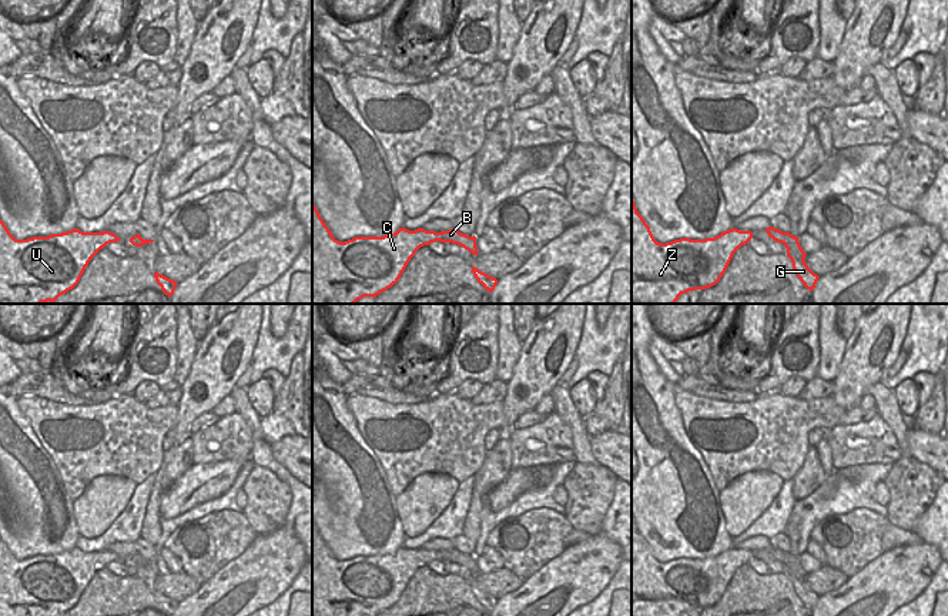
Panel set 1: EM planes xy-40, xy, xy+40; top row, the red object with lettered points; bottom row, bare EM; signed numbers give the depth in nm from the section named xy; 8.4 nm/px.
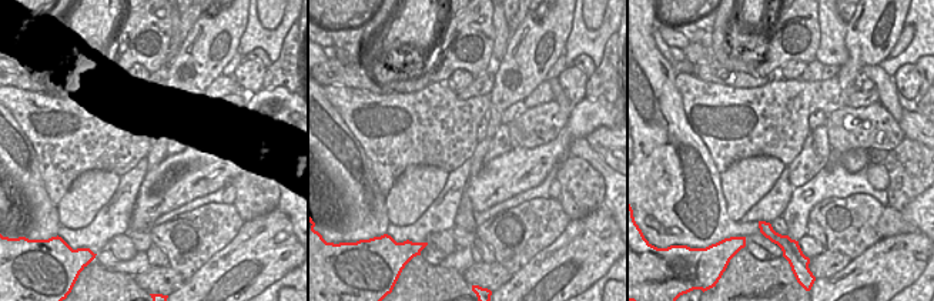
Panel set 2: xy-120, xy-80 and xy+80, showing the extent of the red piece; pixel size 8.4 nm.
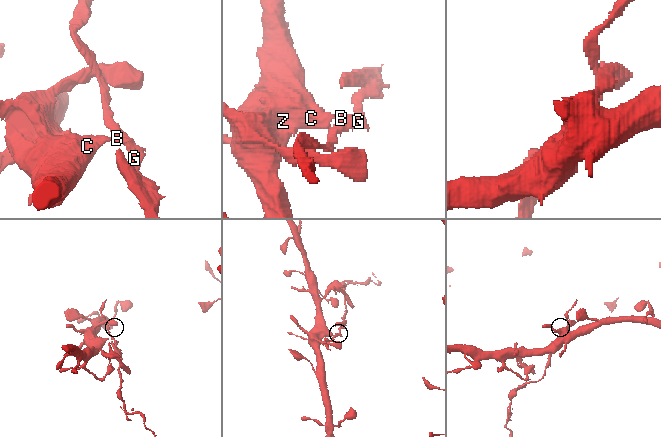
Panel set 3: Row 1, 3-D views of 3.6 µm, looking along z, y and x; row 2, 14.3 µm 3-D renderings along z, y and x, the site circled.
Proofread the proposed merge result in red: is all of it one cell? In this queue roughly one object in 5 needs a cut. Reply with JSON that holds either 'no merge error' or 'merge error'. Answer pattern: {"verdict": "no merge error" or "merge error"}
{"verdict": "merge error"}

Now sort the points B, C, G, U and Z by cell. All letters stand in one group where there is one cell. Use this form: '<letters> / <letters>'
B G / C U Z

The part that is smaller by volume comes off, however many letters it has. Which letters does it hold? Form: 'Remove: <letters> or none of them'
Remove: B, G

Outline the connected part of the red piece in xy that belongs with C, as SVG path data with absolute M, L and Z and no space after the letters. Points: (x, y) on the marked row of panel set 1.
M312 204L312 304L355 304L364 297L375 298L398 282L408 262L421 247L436 241L443 242L443 232L426 231L423 228L409 231L402 227L396 232L383 237L355 237L341 242L334 238Z

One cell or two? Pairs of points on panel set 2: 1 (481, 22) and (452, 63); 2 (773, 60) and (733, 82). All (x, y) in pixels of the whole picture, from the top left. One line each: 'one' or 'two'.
1: one
2: two

